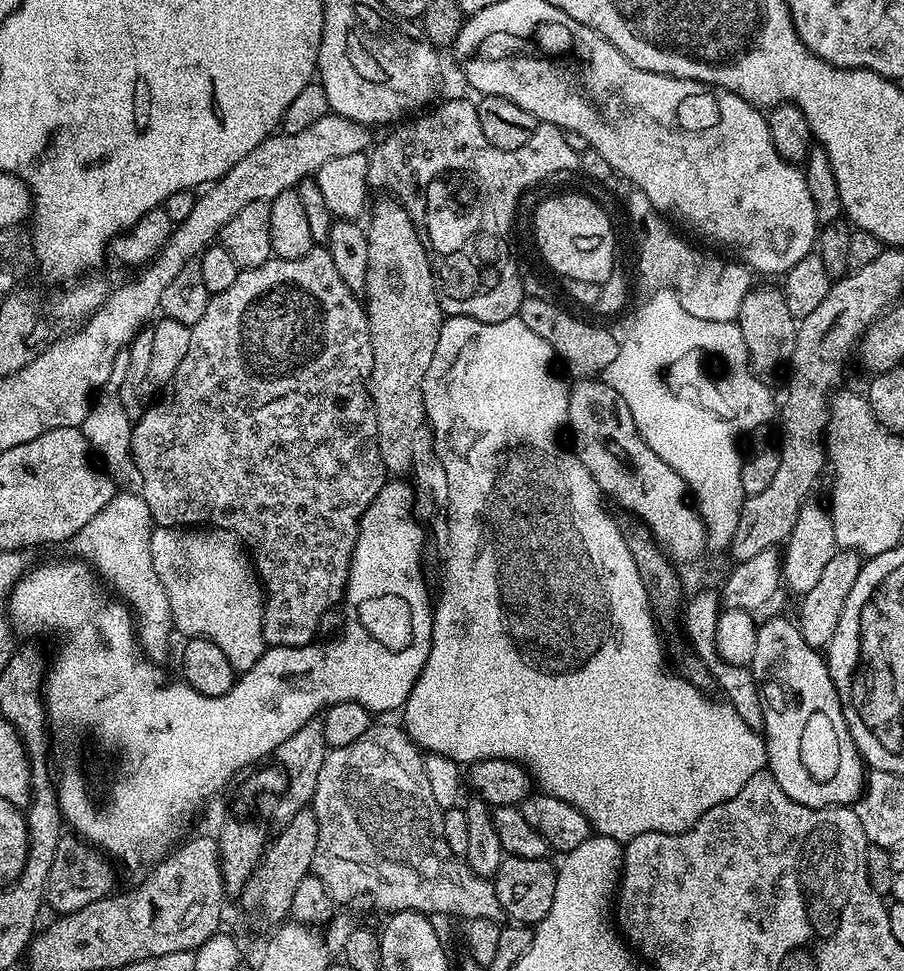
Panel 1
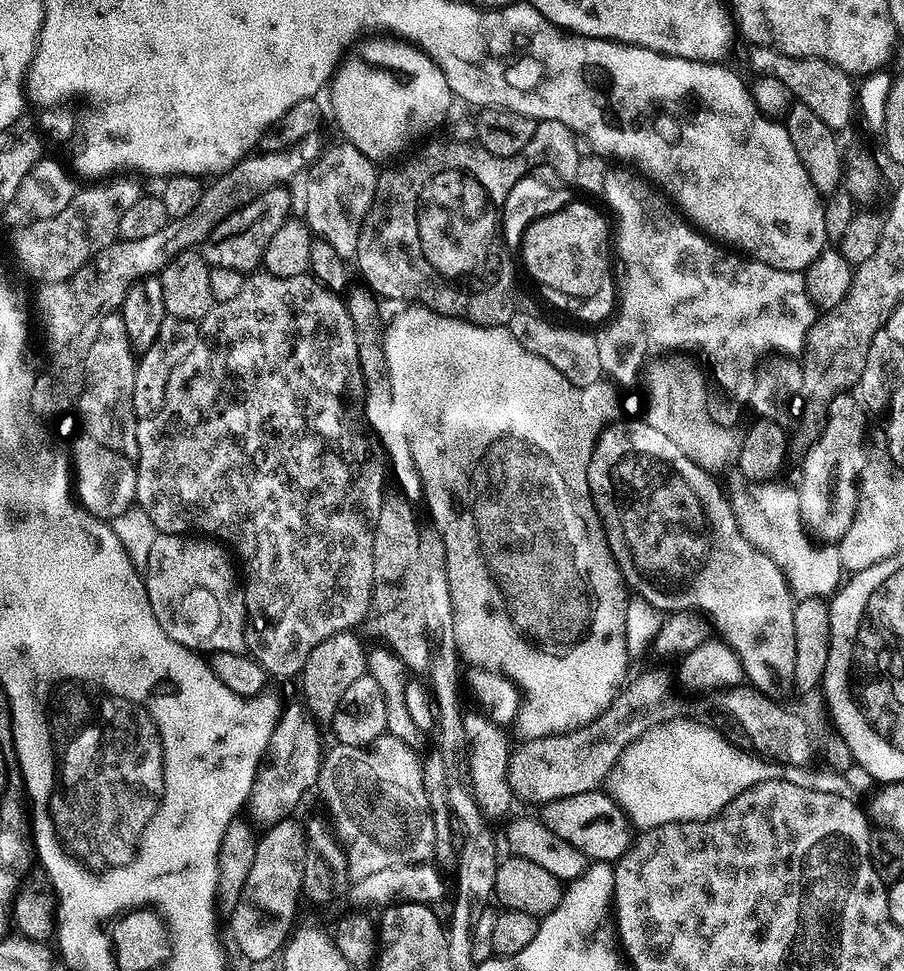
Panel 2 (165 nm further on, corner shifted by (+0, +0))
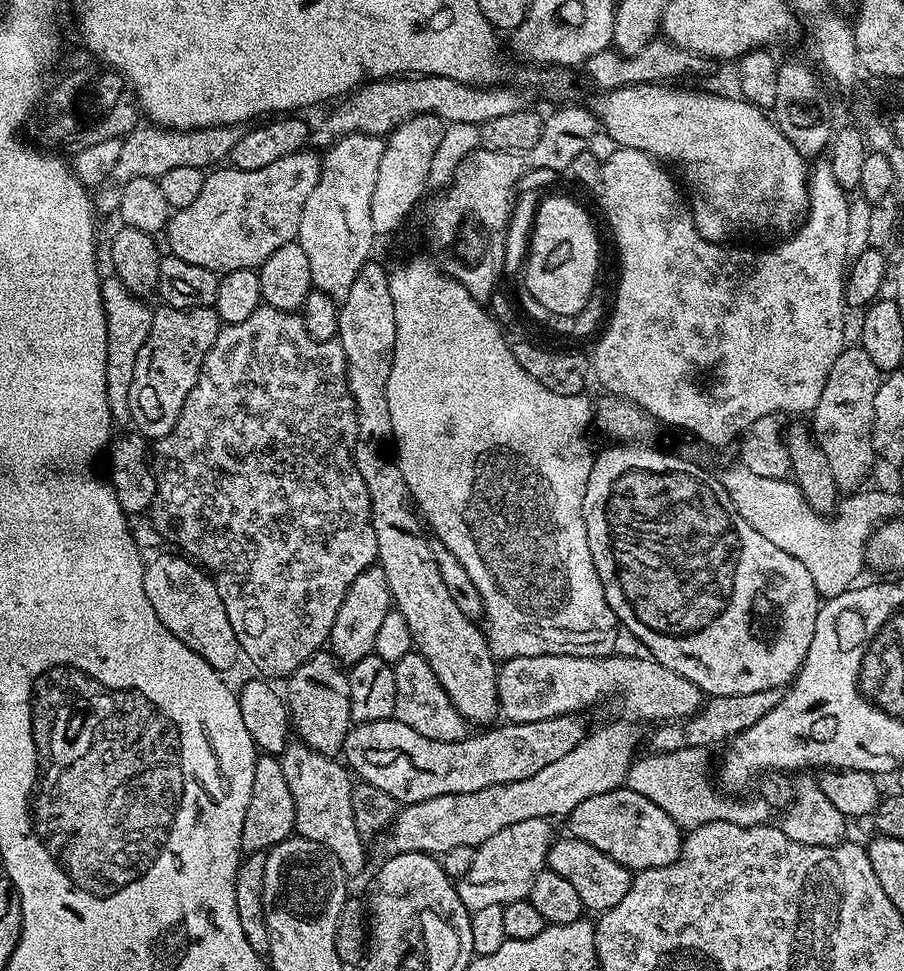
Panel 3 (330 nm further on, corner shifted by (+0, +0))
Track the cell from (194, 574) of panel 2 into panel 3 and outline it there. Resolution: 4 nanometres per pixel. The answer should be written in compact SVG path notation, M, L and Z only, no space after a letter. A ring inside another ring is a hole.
M163 552L156 554L161 554L161 556L156 556L153 560L149 559L144 570L146 598L150 598L150 606L154 606L154 614L158 614L162 626L166 626L166 630L170 630L170 634L174 634L182 642L186 642L186 646L190 650L194 650L194 654L198 654L204 659L213 670L221 674L228 674L228 671L235 666L236 659L241 659L242 653L238 638L234 634L234 626L230 626L226 606L222 606L222 598L218 598L215 580L189 557L183 554L171 556L170 553Z

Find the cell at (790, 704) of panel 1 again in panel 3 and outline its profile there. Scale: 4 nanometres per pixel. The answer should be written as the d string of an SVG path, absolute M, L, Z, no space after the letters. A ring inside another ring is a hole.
M616 442L605 452L597 451L592 461L590 478L586 482L586 494L582 498L582 518L586 522L586 542L590 542L590 558L594 558L594 570L602 582L606 602L614 610L617 621L634 634L646 649L647 655L666 670L672 670L683 678L694 682L704 694L713 696L733 696L734 694L754 694L754 690L783 689L796 679L796 673L804 665L810 642L814 638L814 624L822 597L815 588L814 579L798 558L786 554L764 538L754 527L742 518L735 508L730 494L723 486L719 475L711 476L704 468L675 456L672 452L659 452L647 448L644 442Z

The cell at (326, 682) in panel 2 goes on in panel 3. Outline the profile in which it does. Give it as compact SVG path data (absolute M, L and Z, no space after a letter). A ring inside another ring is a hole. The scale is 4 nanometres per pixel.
M373 566L362 570L354 582L350 582L350 590L346 590L346 598L342 598L342 606L338 610L338 618L334 618L334 626L330 637L330 651L341 665L357 664L362 658L371 656L375 650L375 639L386 614L394 608L392 591L383 568Z

